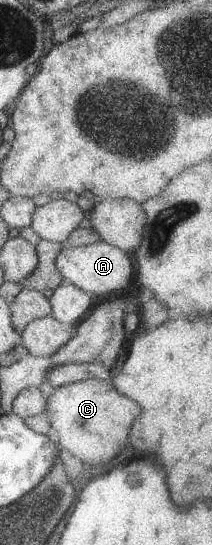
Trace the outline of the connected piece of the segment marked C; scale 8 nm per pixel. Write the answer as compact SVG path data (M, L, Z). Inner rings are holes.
M96 379L79 380L62 386L46 390L45 395L47 419L50 426L55 429L57 434L57 445L65 457L80 460L83 464L103 465L111 457L115 457L127 439L127 433L133 423L133 419L139 415L139 405L135 401L129 401L121 395L111 382Z

